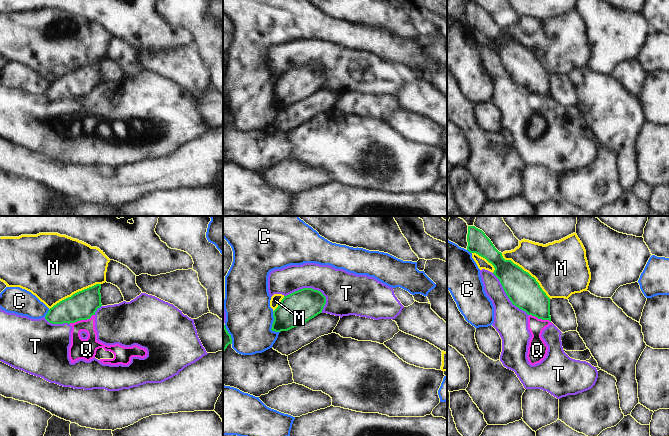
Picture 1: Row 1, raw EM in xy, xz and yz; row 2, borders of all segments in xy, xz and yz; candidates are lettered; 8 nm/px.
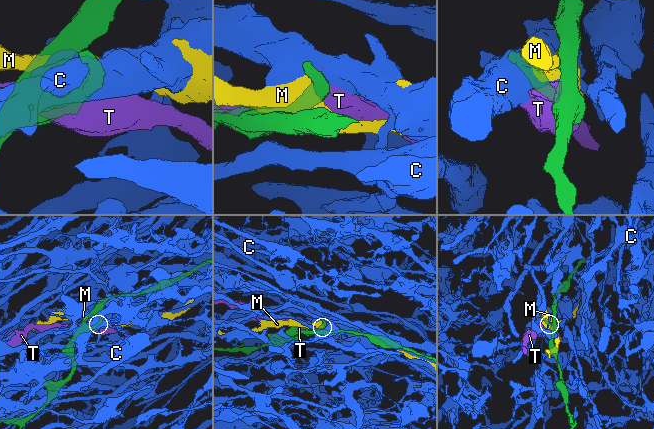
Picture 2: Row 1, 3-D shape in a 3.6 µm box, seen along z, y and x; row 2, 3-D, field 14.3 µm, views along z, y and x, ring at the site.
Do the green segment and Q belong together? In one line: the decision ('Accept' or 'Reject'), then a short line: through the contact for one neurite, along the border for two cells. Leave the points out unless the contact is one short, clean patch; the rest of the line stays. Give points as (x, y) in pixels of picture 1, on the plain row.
Reject. Line: xy (94, 90), (89, 94), (69, 99).

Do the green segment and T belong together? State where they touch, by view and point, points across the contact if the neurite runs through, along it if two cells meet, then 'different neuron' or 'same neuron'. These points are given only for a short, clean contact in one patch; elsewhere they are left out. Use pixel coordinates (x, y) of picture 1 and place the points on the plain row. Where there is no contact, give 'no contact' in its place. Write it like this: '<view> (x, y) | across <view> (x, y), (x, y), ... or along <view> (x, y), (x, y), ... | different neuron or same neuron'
xz (308, 64) | different neuron

